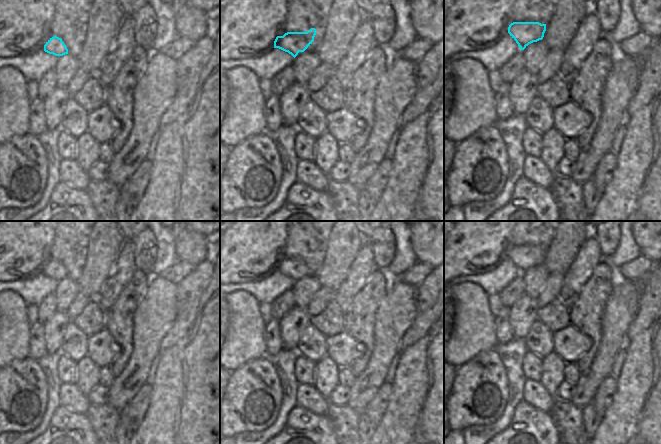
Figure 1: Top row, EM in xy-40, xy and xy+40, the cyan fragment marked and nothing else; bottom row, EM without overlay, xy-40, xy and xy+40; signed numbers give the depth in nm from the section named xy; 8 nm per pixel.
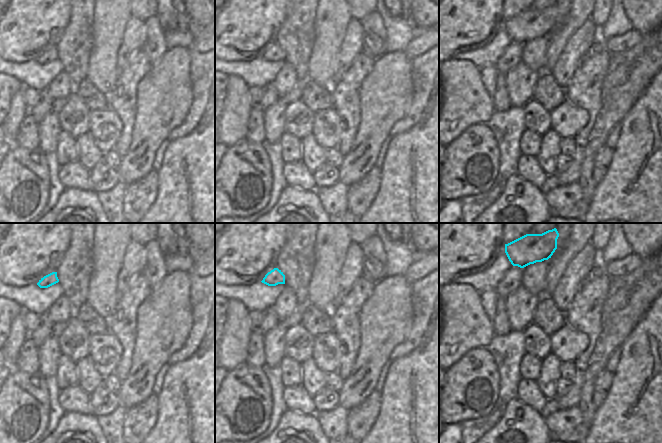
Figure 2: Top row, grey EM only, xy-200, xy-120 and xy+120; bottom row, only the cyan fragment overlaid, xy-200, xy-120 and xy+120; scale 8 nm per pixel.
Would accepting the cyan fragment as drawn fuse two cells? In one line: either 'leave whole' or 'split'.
leave whole

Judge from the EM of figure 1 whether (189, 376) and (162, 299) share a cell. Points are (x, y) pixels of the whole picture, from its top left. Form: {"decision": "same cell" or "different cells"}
{"decision": "different cells"}

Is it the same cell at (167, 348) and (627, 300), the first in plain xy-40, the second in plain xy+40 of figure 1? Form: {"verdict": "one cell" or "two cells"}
{"verdict": "two cells"}

